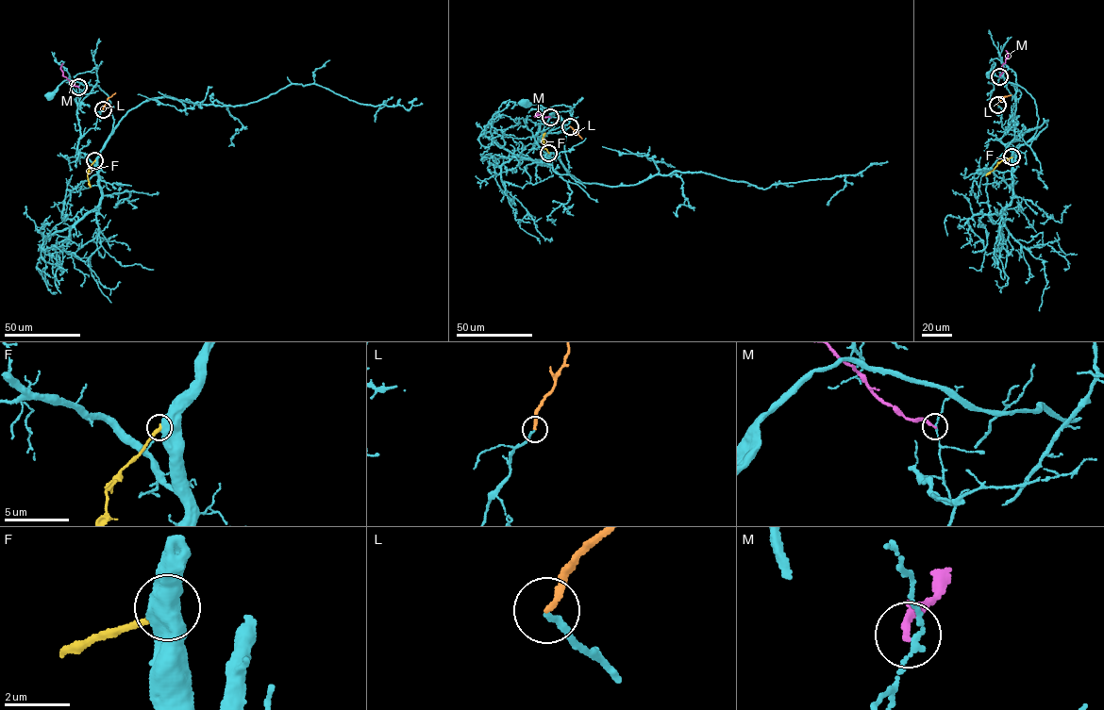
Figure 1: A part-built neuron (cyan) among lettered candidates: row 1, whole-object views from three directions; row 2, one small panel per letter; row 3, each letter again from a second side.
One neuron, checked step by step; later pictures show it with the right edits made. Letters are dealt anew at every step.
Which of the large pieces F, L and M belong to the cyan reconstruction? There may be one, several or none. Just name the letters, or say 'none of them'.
L

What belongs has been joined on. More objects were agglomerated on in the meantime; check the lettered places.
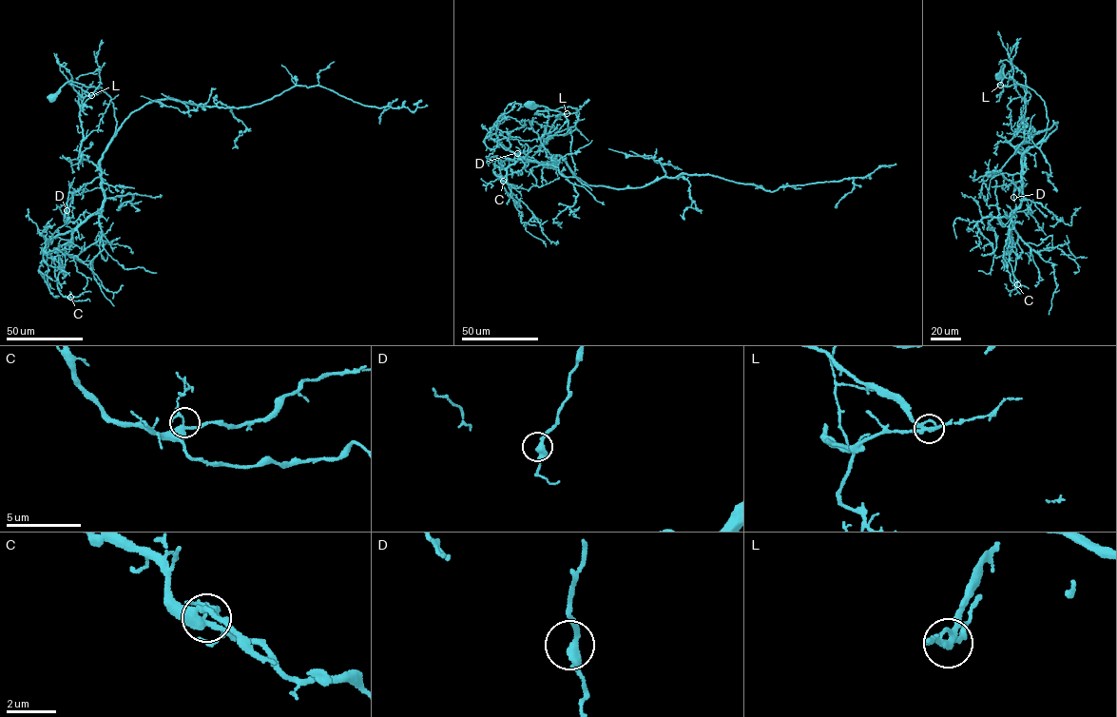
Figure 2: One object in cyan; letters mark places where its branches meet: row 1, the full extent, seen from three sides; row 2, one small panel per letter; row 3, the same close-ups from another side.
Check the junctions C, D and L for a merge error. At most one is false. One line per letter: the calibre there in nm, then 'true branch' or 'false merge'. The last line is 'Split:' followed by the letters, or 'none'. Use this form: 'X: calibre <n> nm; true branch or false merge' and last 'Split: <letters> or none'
C: calibre 240 nm; true branch
D: calibre 320 nm; true branch
L: calibre 220 nm; false merge
Split: L

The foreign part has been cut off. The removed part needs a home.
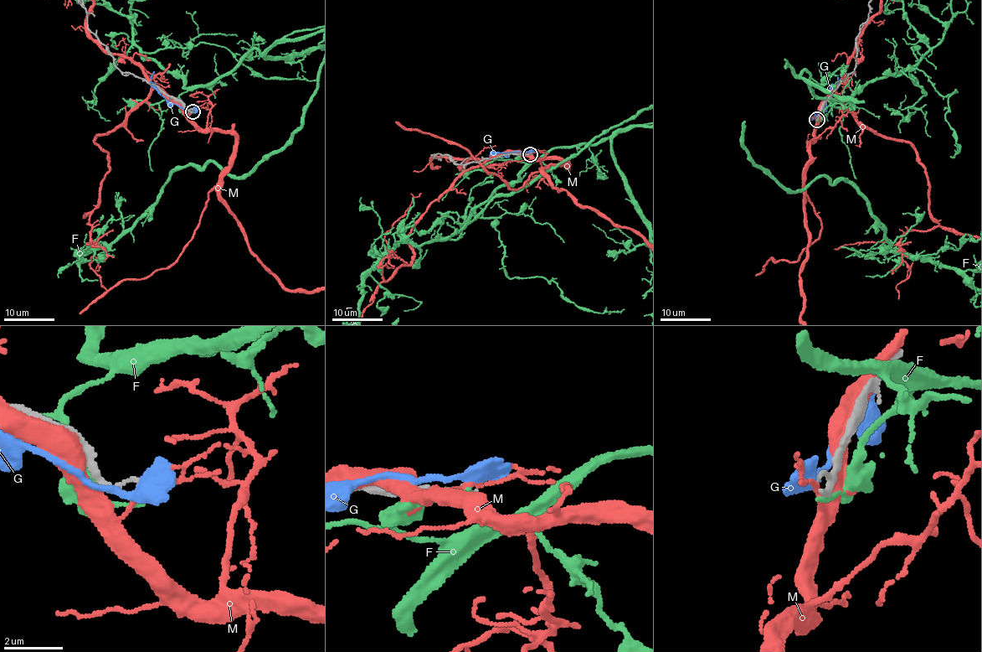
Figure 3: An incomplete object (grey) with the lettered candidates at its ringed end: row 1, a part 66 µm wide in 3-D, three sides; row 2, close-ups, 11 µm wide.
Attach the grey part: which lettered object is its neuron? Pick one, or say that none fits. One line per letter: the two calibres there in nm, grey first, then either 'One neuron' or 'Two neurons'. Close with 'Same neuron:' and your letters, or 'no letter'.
F: Thickness 160 nm (grey) against 140 nm. Two neurons
G: Thickness 80 nm (grey) against 460 nm. Two neurons
M: Thickness 160 nm (grey) against 140 nm. Two neurons
Same neuron: no letter

